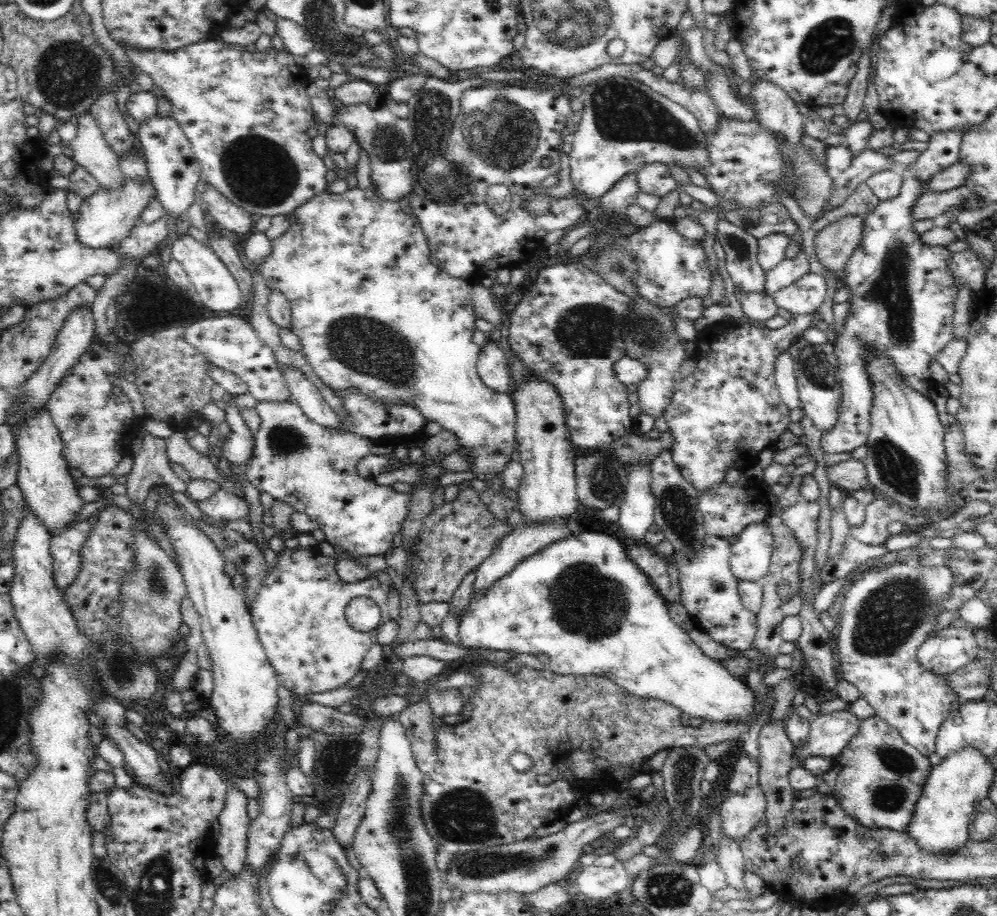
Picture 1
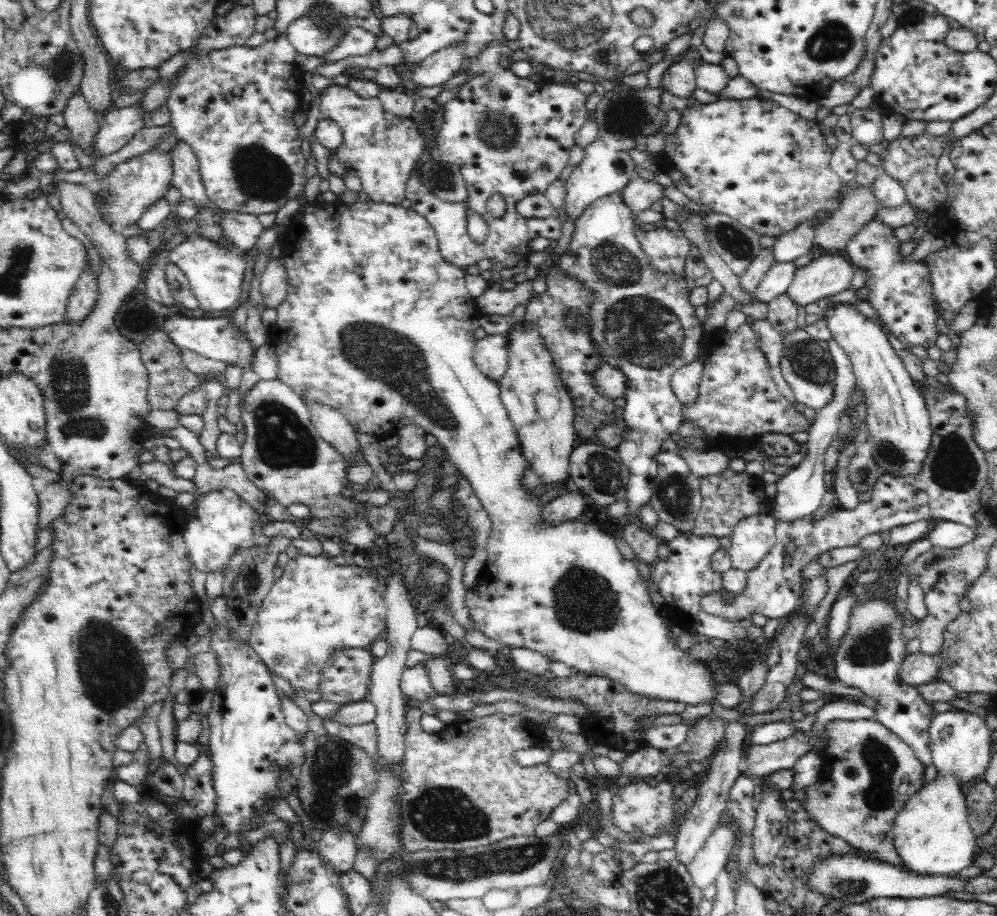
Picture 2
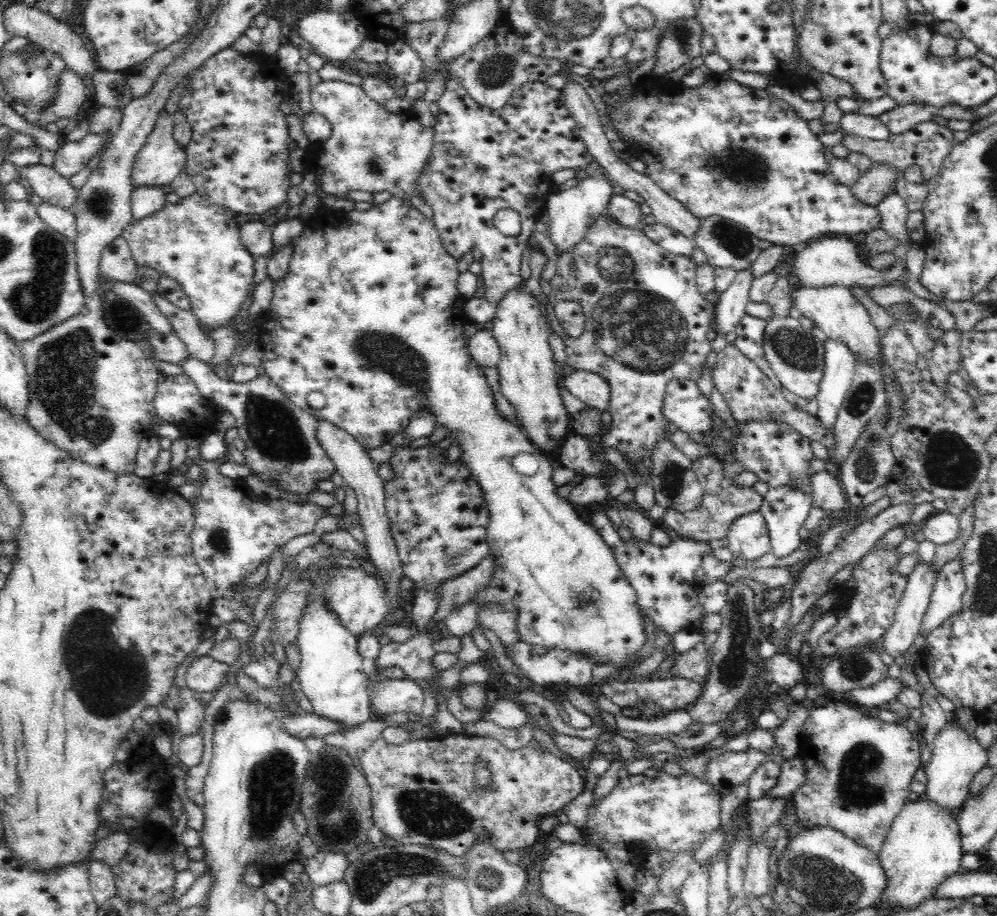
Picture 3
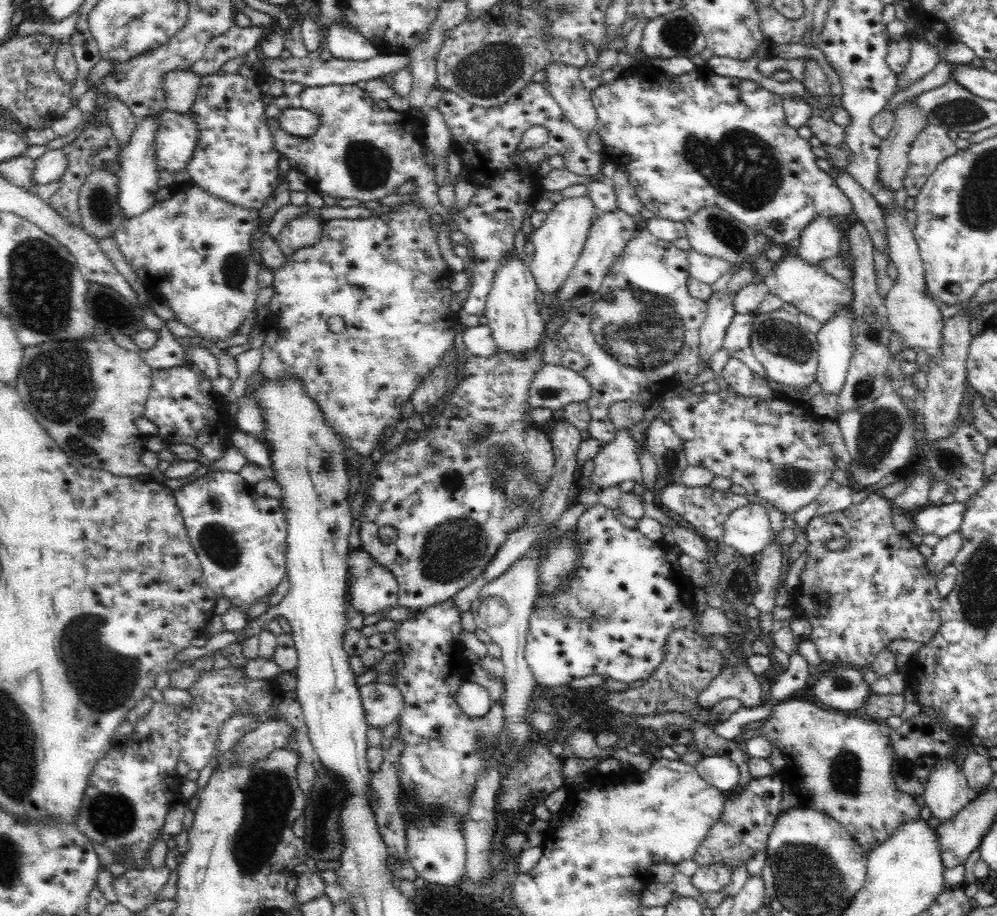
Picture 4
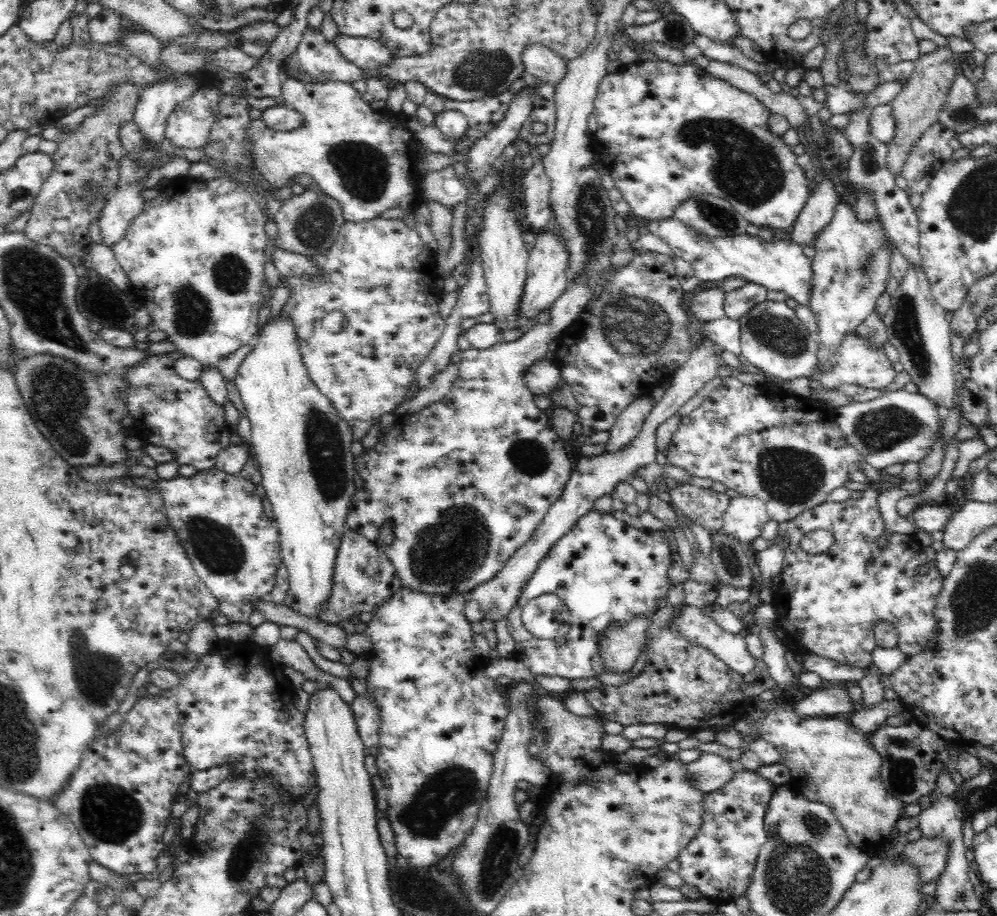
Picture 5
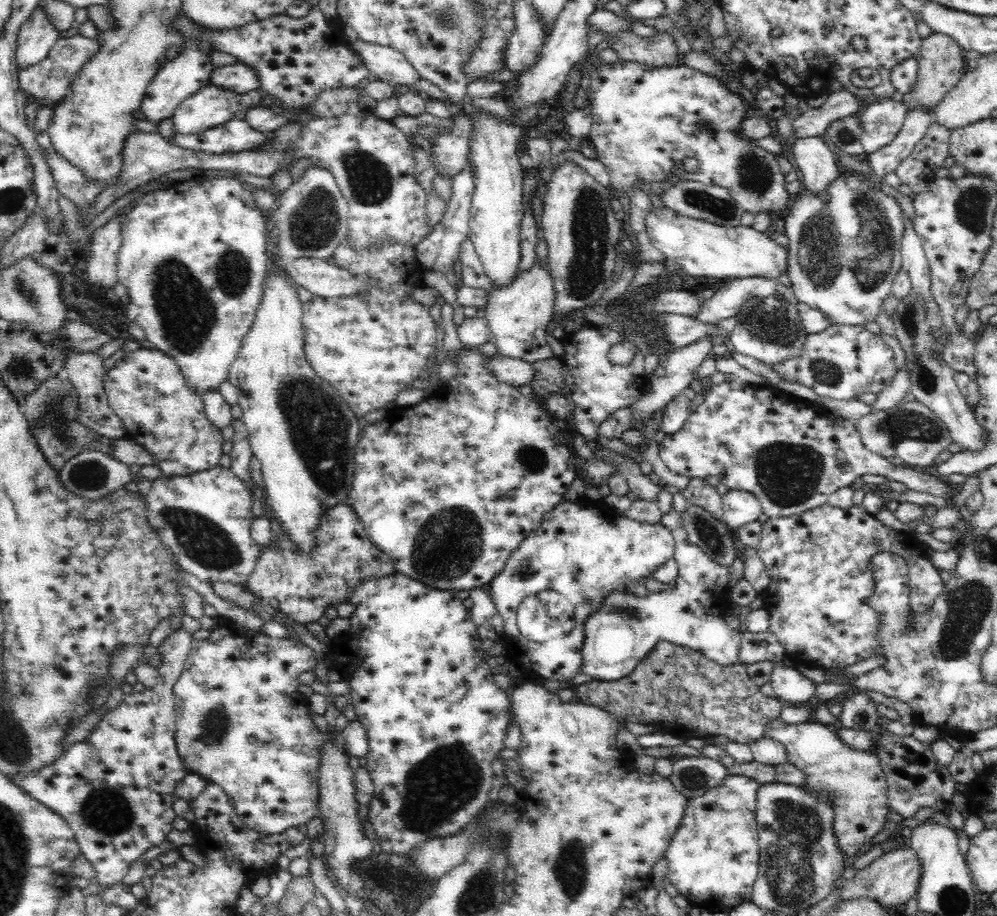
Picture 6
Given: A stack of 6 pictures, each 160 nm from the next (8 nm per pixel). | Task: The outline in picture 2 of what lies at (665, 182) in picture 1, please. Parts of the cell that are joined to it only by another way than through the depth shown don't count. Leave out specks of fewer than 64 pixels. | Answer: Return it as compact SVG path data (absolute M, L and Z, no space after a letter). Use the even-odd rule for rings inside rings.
M637 177L621 190L620 197L636 218L638 213L650 209L651 205L663 196L662 189L662 185L657 181L644 181Z

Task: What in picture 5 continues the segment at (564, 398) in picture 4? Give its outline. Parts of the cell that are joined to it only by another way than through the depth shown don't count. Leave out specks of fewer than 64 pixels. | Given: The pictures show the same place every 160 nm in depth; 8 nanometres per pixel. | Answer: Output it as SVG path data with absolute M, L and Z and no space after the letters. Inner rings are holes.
M540 360L524 372L524 384L534 395L546 396L560 384L560 369L555 366L554 362Z

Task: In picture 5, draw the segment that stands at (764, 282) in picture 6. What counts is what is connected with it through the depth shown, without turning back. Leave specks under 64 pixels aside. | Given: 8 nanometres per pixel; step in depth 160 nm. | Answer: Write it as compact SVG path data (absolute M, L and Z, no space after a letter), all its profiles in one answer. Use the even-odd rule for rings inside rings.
M746 282L742 287L724 294L724 316L738 320L744 316L752 306L767 298L767 288Z

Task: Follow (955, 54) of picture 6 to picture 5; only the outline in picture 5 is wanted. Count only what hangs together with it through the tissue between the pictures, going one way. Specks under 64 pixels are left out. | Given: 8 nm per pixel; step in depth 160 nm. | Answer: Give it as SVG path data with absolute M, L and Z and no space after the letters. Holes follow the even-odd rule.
M936 46L933 50L922 53L914 64L912 75L902 91L889 103L895 119L896 135L892 142L886 144L890 151L887 166L895 177L900 175L901 167L908 159L908 152L912 150L920 136L939 121L938 114L948 102L948 92L952 90L954 79L961 73L960 66L954 58L954 52L948 46Z

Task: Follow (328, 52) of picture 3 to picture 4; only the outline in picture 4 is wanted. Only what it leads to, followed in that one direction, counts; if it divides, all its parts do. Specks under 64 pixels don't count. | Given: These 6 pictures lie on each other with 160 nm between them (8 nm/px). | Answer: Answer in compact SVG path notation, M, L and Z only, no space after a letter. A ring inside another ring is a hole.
M330 23L326 34L327 50L334 58L347 61L367 61L380 54L372 41L356 31L350 31Z

